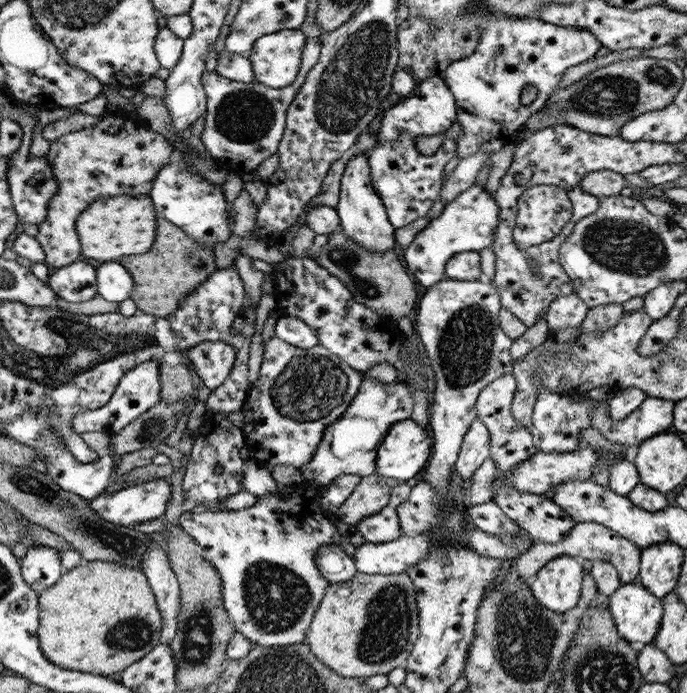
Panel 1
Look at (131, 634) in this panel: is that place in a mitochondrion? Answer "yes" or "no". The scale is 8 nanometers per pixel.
yes

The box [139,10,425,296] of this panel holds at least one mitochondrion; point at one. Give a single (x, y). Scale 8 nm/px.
(349, 87)

